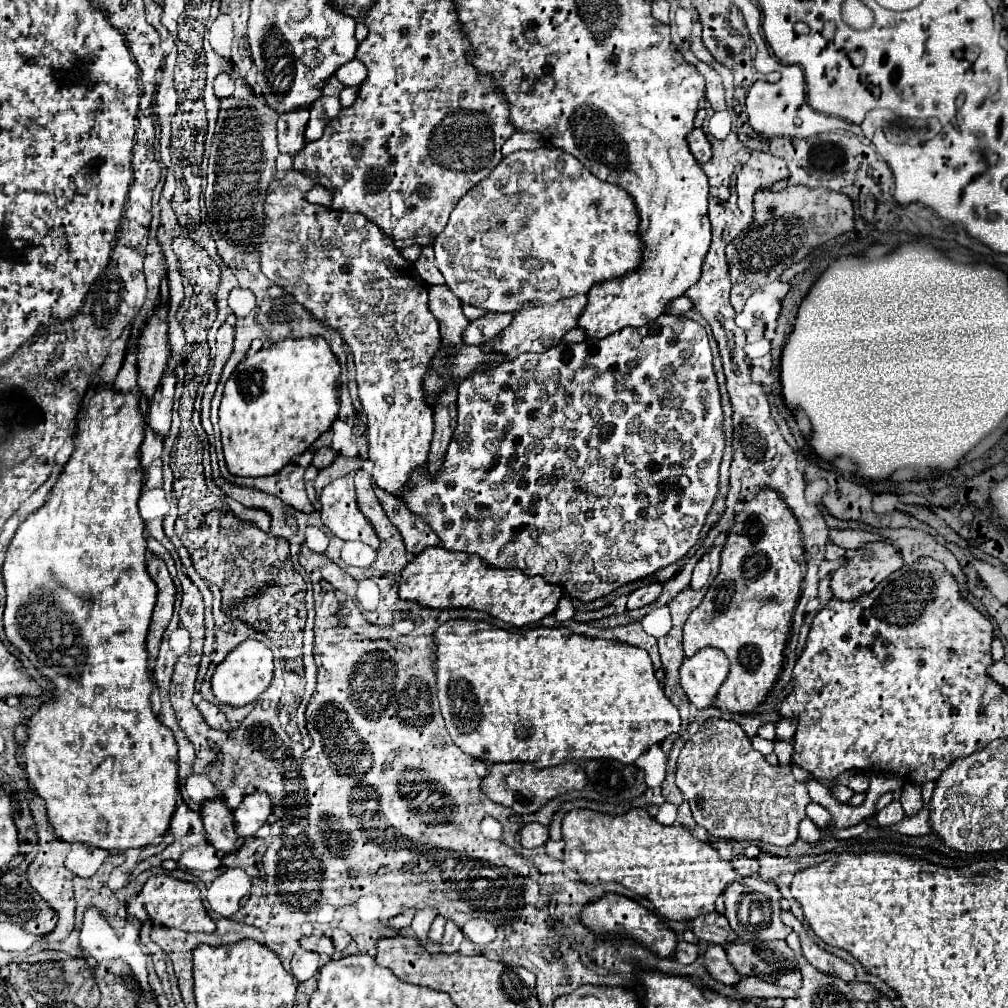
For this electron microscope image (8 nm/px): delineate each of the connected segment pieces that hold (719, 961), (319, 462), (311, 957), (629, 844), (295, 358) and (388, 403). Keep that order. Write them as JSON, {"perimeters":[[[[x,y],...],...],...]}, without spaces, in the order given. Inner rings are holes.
{"perimeters":[[[[710,944],[706,948],[706,952],[702,954],[702,958],[704,958],[704,966],[706,966],[708,974],[714,980],[718,980],[722,984],[728,984],[728,986],[732,986],[732,984],[736,984],[740,980],[740,974],[730,966],[730,962],[728,962],[726,952],[724,952],[722,946]]],[[[324,446],[324,448],[320,448],[320,450],[314,452],[312,464],[314,464],[318,470],[320,470],[320,468],[326,468],[326,466],[334,460],[334,456],[336,456],[336,452],[334,452],[330,446]]],[[[298,950],[292,958],[292,974],[296,976],[298,982],[304,982],[312,978],[320,968],[320,956],[316,952],[308,950]]],[[[632,808],[616,816],[594,810],[570,810],[562,818],[562,840],[566,842],[564,862],[576,866],[576,872],[580,874],[582,882],[586,884],[620,882],[628,890],[648,898],[656,906],[656,910],[670,920],[680,920],[680,922],[692,920],[700,914],[714,910],[714,902],[718,894],[722,894],[730,882],[738,880],[738,874],[736,870],[732,870],[732,864],[722,860],[712,846],[694,838],[692,832],[684,826],[678,824],[664,826],[656,822],[644,808]],[[572,852],[580,852],[578,854],[580,858],[572,860]]],[[[324,338],[282,340],[246,356],[226,382],[220,404],[220,434],[226,466],[236,476],[270,476],[280,472],[294,456],[306,452],[338,416],[340,364]]],[[[288,170],[284,178],[276,176],[270,180],[264,204],[262,242],[258,244],[260,268],[268,280],[292,294],[320,324],[338,330],[350,346],[358,396],[368,418],[368,456],[374,462],[372,476],[382,490],[398,496],[408,482],[408,472],[424,464],[430,450],[434,422],[432,408],[424,396],[424,376],[434,358],[434,348],[442,344],[438,320],[434,320],[428,308],[428,284],[416,272],[414,262],[406,260],[402,250],[394,246],[390,236],[362,214],[310,204],[306,194],[314,186],[316,180],[310,180],[306,172],[298,170]]]]}

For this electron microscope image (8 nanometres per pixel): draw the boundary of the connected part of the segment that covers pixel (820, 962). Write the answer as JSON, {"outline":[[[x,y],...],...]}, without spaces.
{"outline":[[[782,910],[782,922],[790,928],[794,928],[794,932],[800,936],[800,944],[802,944],[802,952],[806,956],[806,960],[818,968],[820,972],[826,972],[826,974],[836,974],[838,978],[842,978],[844,982],[852,982],[854,976],[856,976],[856,970],[852,964],[848,964],[846,960],[834,956],[834,954],[828,954],[826,950],[822,950],[806,932],[806,928],[796,920],[796,916],[788,910]]]}

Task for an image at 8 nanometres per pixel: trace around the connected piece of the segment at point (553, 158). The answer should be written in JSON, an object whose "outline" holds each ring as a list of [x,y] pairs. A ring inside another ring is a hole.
{"outline":[[[542,146],[536,150],[518,150],[518,152],[512,152],[510,156],[506,156],[488,178],[484,178],[480,184],[476,184],[458,202],[458,206],[450,214],[450,220],[448,220],[444,232],[434,240],[432,246],[436,252],[436,266],[444,274],[446,286],[454,292],[454,296],[458,300],[462,300],[464,304],[476,306],[476,308],[492,310],[492,312],[516,312],[522,308],[524,302],[532,300],[534,304],[554,304],[558,300],[574,296],[574,294],[586,294],[592,288],[592,284],[596,284],[596,282],[618,278],[618,276],[632,272],[640,264],[640,254],[642,254],[642,242],[636,234],[636,228],[638,228],[638,216],[636,216],[634,200],[630,198],[630,194],[626,190],[622,190],[610,182],[598,180],[586,166],[580,164],[578,158],[574,158],[572,154],[566,154],[562,148]]]}

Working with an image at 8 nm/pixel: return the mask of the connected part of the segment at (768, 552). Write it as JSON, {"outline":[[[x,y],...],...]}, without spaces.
{"outline":[[[764,488],[758,490],[758,494],[752,500],[744,502],[742,512],[736,514],[736,522],[730,528],[730,534],[720,554],[720,562],[722,566],[718,576],[712,580],[700,606],[694,608],[694,612],[688,616],[684,624],[684,656],[692,656],[704,646],[720,648],[730,660],[730,674],[718,690],[716,706],[728,712],[752,712],[756,706],[764,702],[768,690],[772,688],[782,670],[782,652],[790,632],[792,612],[800,598],[800,584],[806,566],[800,540],[800,526],[778,492]]]}

